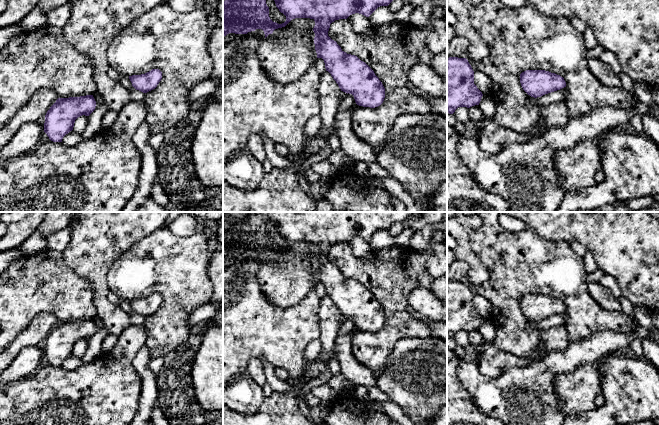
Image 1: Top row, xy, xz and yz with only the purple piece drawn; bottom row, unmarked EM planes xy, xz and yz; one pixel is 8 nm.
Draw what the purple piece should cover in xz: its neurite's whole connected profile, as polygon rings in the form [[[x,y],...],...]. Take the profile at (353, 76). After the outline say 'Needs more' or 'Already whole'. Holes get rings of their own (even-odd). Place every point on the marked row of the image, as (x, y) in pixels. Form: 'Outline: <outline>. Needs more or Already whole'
Outline: [[[225,0],[223,2],[223,37],[229,33],[247,34],[262,29],[265,38],[275,29],[285,27],[292,19],[310,18],[315,21],[314,44],[317,58],[322,58],[328,71],[338,84],[341,91],[352,94],[359,106],[375,108],[380,106],[385,98],[385,88],[374,71],[357,56],[347,54],[336,41],[328,36],[330,24],[335,20],[347,19],[350,15],[359,13],[369,17],[378,7],[388,6],[393,0],[274,0],[276,7],[286,16],[282,24],[273,22],[269,17],[269,7],[266,0]]]. Already whole

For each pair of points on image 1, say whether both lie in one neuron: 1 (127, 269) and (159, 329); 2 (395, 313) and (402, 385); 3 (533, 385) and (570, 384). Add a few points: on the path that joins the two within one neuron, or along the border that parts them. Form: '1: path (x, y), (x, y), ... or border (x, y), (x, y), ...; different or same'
1: path (147, 271), (151, 271), (168, 288), (168, 309); same
2: border (421, 337), (402, 337), (395, 344), (386, 361); different
3: border (573, 370), (553, 378), (554, 393), (563, 406); different

